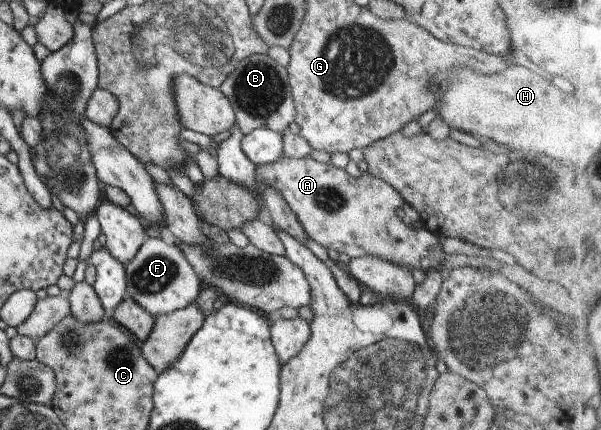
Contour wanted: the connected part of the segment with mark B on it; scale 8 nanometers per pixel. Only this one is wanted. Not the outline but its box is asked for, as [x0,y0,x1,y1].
[218,54,295,134]

